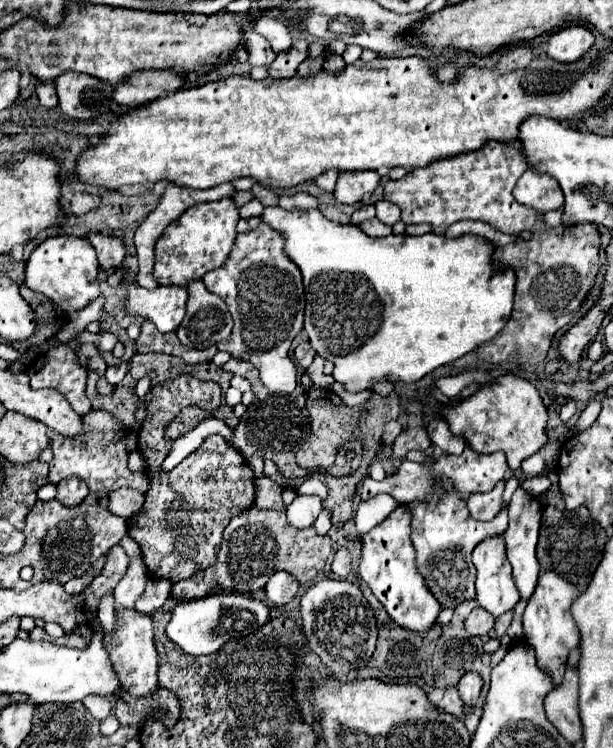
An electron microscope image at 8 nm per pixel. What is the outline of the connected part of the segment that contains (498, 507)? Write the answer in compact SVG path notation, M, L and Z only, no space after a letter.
M505 482L497 484L491 492L487 494L473 494L467 500L467 508L475 520L493 520L501 510L503 510L503 488Z

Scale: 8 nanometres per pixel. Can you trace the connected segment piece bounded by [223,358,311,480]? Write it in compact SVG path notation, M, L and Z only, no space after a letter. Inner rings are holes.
M231 358L223 366L223 370L247 378L251 382L251 392L255 396L253 398L253 404L247 406L247 412L239 418L239 424L233 430L231 444L237 448L237 452L241 452L241 456L245 460L249 460L251 456L261 456L265 460L273 460L277 464L277 470L285 478L289 478L289 480L295 480L295 478L305 476L305 472L299 468L299 464L295 460L297 450L301 448L301 444L307 440L307 436L311 432L311 426L309 426L311 420L309 420L309 412L305 408L305 392L303 392L303 388L295 390L289 396L273 396L261 384L259 372L257 372L257 368L253 368L253 364Z

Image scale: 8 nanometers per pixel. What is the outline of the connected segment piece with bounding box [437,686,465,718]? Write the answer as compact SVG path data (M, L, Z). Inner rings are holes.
M455 686L445 690L445 696L443 696L443 700L439 702L437 708L443 710L443 712L447 712L447 714L453 714L453 716L457 716L457 718L465 712L465 704L463 704L463 700L459 698L459 692L457 692Z

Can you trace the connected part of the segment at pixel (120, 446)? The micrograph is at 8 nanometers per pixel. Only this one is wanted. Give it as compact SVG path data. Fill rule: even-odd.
M91 410L81 416L83 420L83 434L75 438L67 438L61 434L51 436L51 450L53 460L49 464L49 482L59 484L67 478L79 478L87 482L91 492L113 492L121 486L135 488L139 492L147 492L151 478L147 474L133 474L127 468L127 446L125 446L125 428L105 410Z

